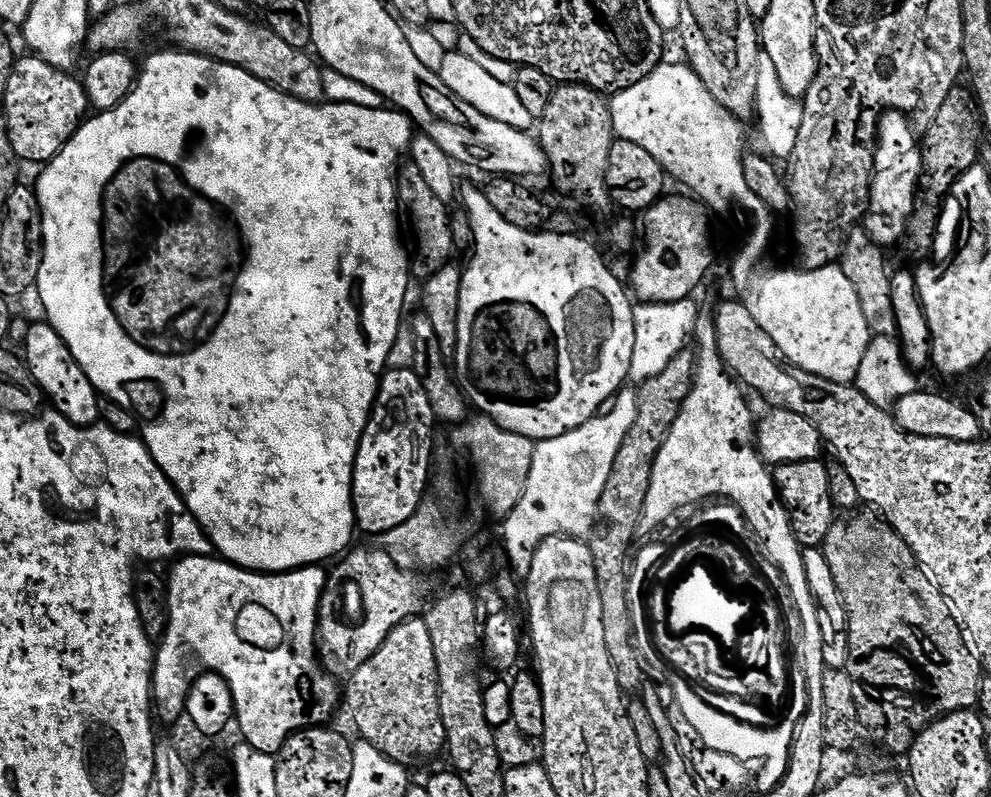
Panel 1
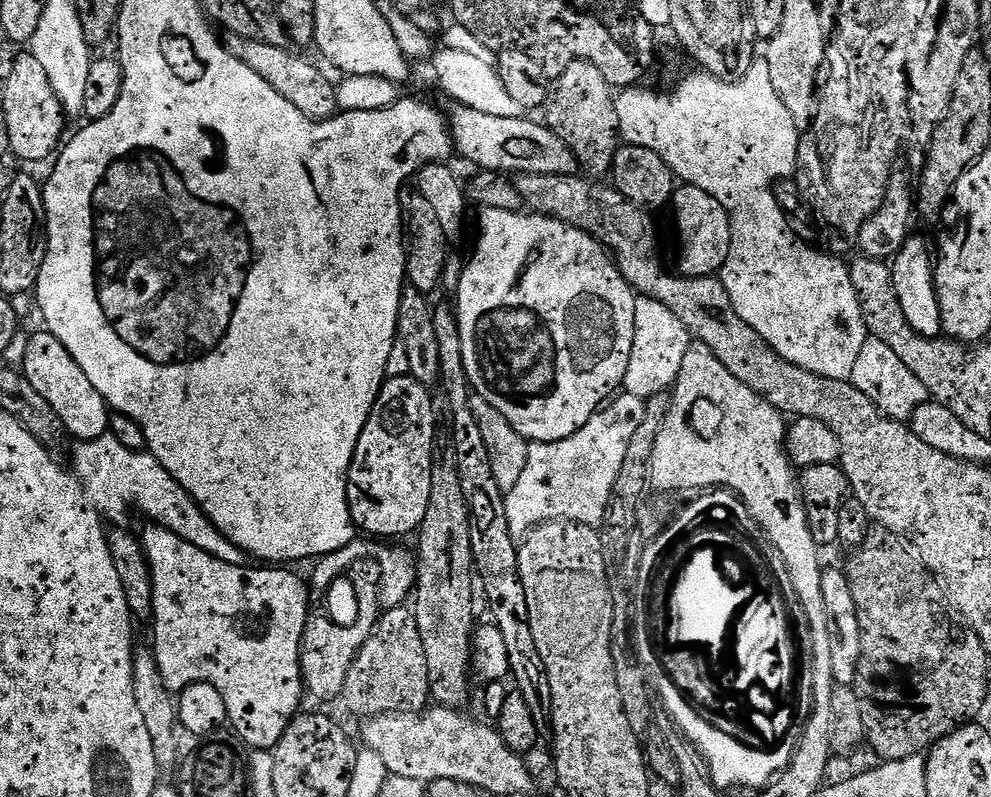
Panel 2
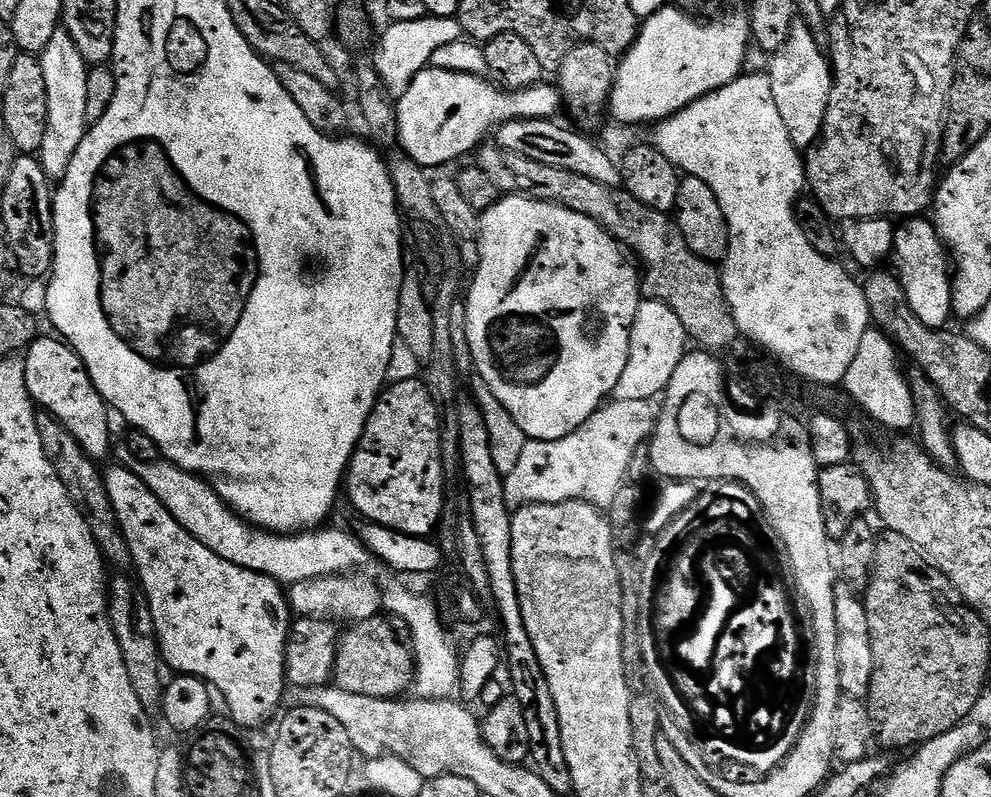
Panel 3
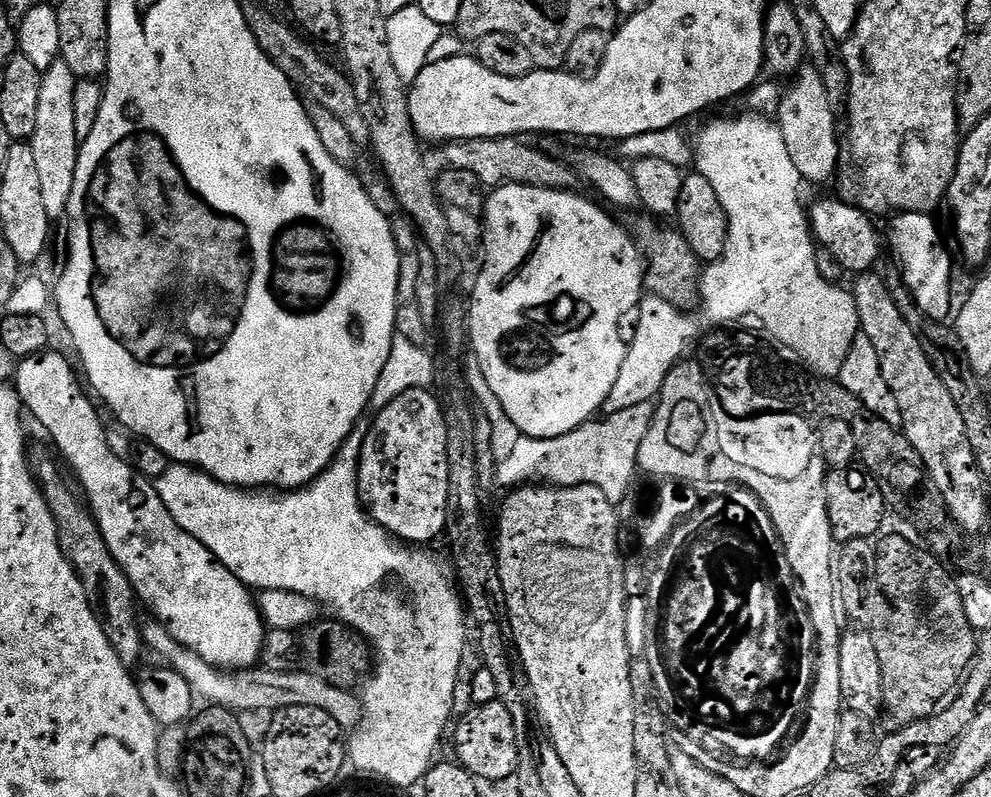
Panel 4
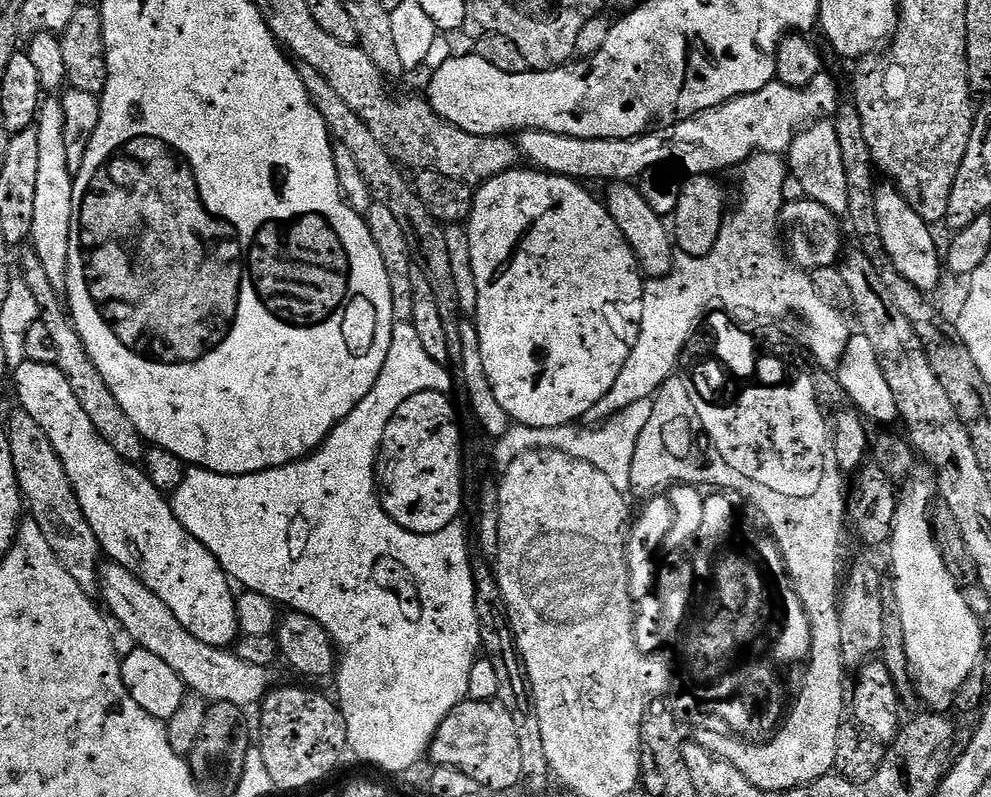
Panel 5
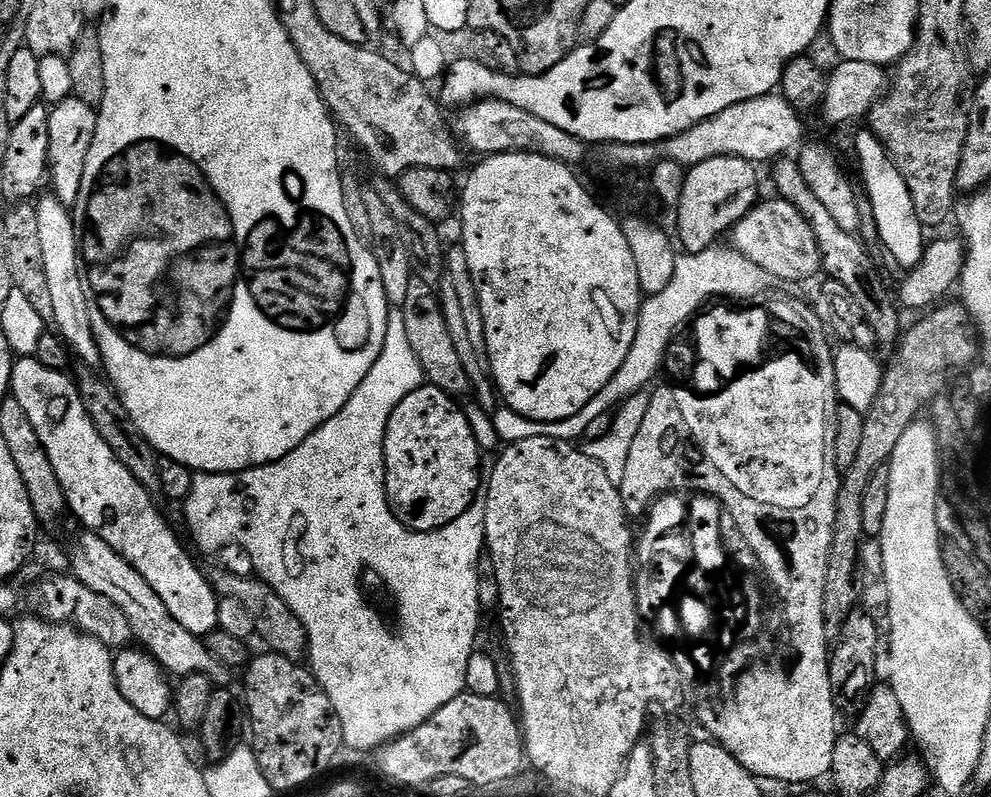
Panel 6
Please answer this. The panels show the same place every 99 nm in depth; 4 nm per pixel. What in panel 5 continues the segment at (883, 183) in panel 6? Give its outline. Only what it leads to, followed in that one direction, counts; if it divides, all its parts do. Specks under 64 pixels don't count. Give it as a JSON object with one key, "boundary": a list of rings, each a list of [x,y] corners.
{"boundary":[[[881,183],[876,190],[878,224],[881,227],[882,242],[886,251],[893,259],[897,271],[913,283],[918,290],[925,294],[932,291],[940,284],[940,268],[942,272],[942,252],[936,249],[936,240],[932,237],[933,229],[925,220],[918,218],[914,210],[902,198],[902,194],[891,183]]]}

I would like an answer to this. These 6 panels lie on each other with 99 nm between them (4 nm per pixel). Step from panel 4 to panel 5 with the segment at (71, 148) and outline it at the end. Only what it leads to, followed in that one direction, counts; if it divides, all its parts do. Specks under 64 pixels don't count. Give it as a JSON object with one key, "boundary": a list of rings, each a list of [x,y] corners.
{"boundary":[[[48,98],[41,103],[34,127],[38,134],[38,190],[34,190],[34,226],[30,248],[42,262],[50,283],[60,290],[65,287],[68,270],[74,174],[66,162],[66,122],[62,118],[59,99]]]}

